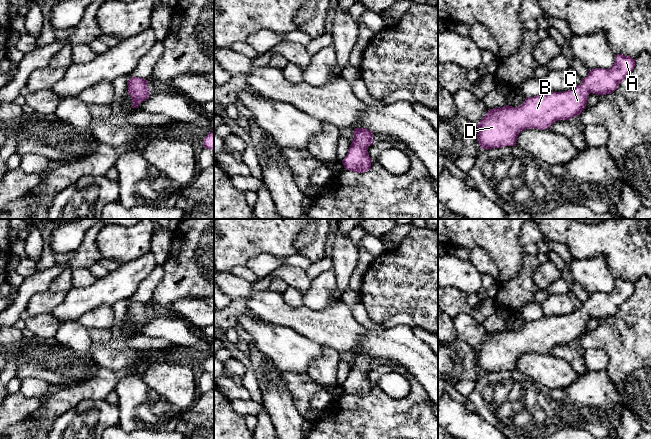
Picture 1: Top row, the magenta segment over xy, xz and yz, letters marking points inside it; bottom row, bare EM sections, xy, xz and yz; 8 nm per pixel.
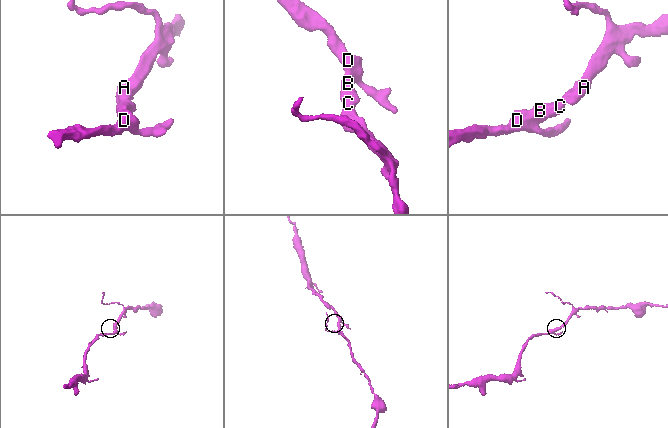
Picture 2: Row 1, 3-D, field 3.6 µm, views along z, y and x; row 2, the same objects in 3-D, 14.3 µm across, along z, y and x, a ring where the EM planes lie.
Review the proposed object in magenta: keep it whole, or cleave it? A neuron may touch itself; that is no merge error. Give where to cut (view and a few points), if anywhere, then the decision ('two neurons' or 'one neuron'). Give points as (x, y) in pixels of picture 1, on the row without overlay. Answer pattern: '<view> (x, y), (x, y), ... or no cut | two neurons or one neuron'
no cut | one neuron

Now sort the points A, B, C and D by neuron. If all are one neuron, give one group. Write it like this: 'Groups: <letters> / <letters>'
Groups: A B C D

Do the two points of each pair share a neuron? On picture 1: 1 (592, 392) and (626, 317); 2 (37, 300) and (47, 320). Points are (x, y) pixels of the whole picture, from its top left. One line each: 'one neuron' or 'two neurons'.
1: two neurons
2: two neurons

